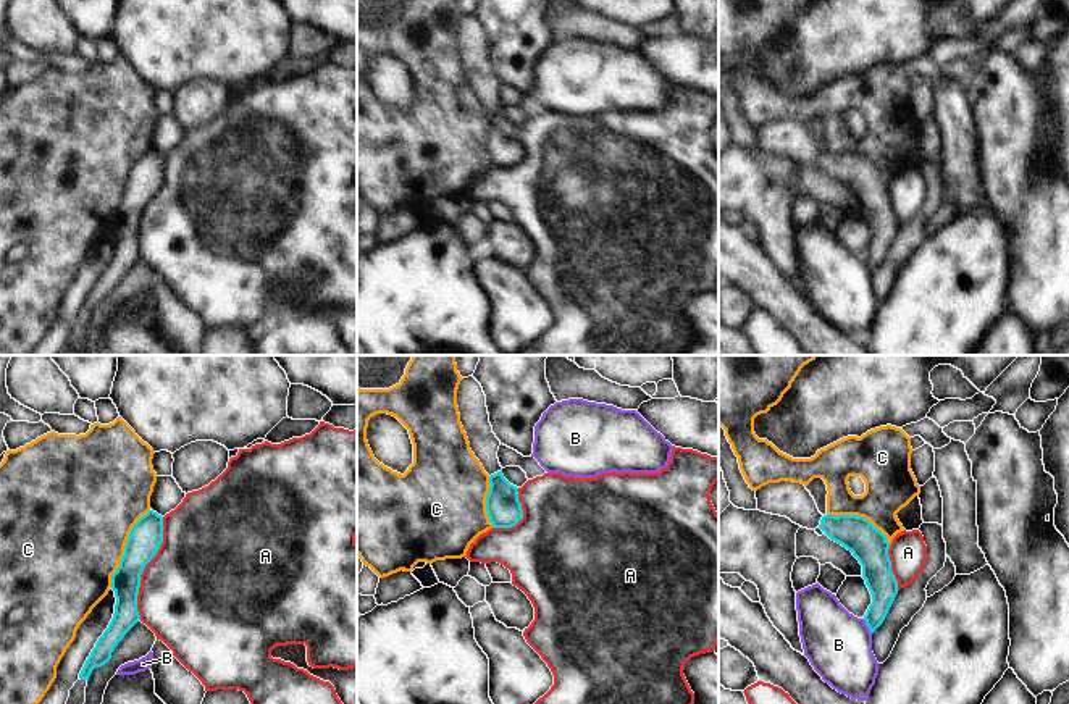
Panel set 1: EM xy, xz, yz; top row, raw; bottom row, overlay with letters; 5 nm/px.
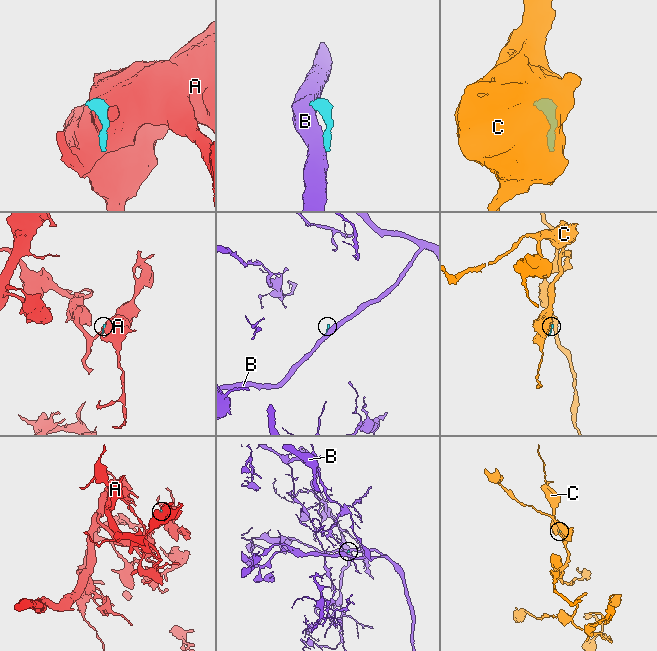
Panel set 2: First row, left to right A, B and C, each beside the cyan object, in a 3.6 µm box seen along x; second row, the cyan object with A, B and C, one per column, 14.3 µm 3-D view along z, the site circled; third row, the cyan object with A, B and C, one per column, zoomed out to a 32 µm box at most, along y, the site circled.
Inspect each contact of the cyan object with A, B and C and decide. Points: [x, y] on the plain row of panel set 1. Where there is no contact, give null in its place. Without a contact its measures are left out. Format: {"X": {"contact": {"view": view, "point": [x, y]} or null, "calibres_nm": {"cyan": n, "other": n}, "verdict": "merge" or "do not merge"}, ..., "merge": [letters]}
{"A": {"contact": {"view": "xy", "point": [144, 205]}, "calibres_nm": {"cyan": 160, "other": 480}, "verdict": "do not merge"}, "B": {"contact": {"view": "yz", "point": [867, 264]}, "calibres_nm": {"cyan": 140, "other": 320}, "verdict": "do not merge"}, "C": {"contact": {"view": "xy", "point": [125, 186]}, "calibres_nm": {"cyan": 160, "other": 500}, "verdict": "do not merge"}, "merge": []}

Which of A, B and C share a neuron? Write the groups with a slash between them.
A / B / C

